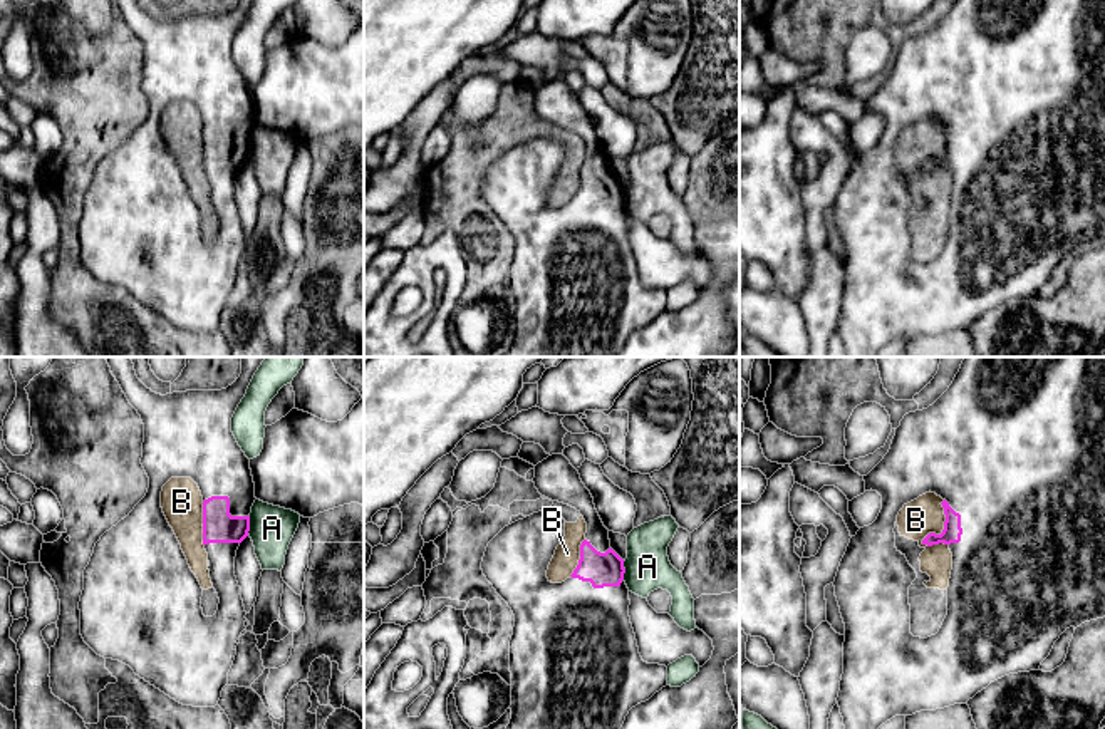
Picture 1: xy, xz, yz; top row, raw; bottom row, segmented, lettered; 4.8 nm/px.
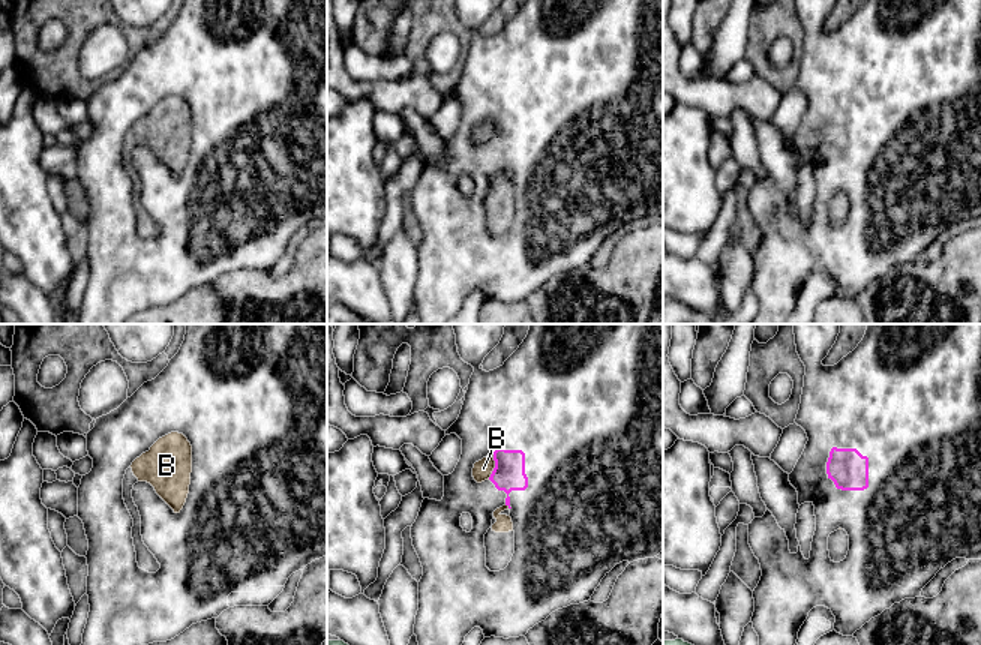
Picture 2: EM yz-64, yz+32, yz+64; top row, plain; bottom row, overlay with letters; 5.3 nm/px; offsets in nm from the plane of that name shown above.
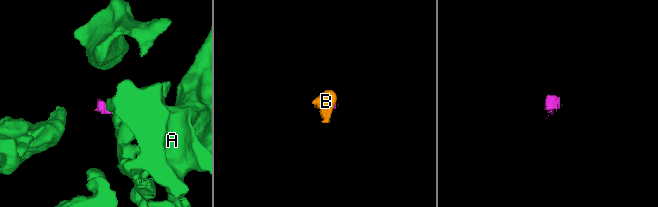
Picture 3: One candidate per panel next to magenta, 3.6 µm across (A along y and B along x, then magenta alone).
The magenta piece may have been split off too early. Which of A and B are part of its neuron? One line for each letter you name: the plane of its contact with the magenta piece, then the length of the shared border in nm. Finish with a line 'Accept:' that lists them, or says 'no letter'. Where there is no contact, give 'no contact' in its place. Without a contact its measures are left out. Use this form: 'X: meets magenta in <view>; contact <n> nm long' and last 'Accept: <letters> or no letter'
Accept: no letter

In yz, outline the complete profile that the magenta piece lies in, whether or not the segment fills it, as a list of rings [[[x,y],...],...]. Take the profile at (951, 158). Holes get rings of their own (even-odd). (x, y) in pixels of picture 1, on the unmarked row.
[[[956,0],[949,13],[932,30],[904,40],[889,77],[864,101],[864,106],[865,116],[872,114],[882,121],[882,134],[872,149],[860,153],[850,163],[833,206],[845,248],[843,298],[837,322],[845,357],[877,357],[895,340],[966,328],[1004,300],[1040,295],[1041,287],[1066,253],[1076,253],[1085,246],[1105,241],[1105,0]],[[929,116],[944,124],[941,129],[946,146],[942,158],[929,158],[922,169],[947,169],[952,178],[952,194],[947,211],[947,240],[936,260],[921,263],[910,258],[909,230],[909,211],[917,198],[905,179],[895,173],[894,153],[899,136]]]

